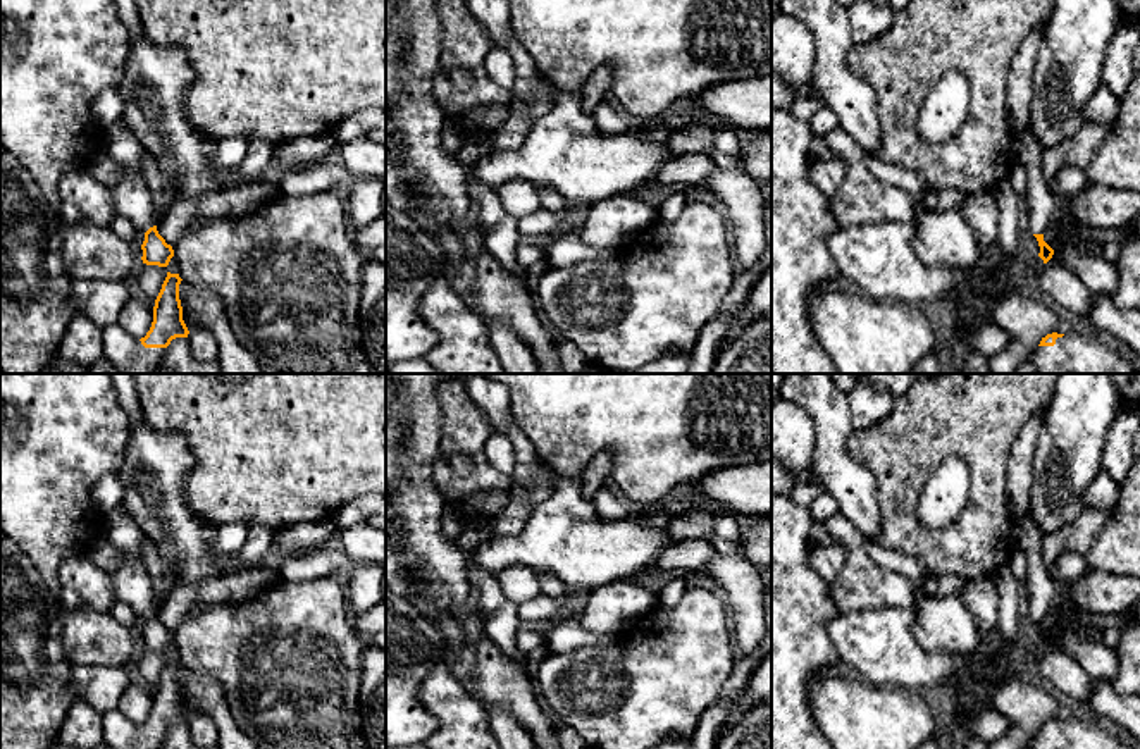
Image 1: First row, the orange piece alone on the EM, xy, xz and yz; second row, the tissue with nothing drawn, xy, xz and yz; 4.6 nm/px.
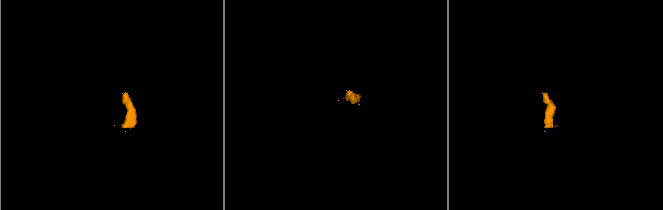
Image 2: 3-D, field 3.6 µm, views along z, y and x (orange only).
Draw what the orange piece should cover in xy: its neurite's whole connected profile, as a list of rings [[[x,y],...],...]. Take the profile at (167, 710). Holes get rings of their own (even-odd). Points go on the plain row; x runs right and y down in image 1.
[[[167,658],[155,685],[152,713],[145,723],[131,721],[119,709],[103,713],[103,742],[112,749],[162,749],[170,727],[189,720],[179,685],[181,666],[179,659]]]

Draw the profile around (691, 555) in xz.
[[[691,537],[666,548],[656,565],[647,570],[647,573],[660,575],[673,570],[684,573],[703,572],[715,554],[715,548],[706,539]]]

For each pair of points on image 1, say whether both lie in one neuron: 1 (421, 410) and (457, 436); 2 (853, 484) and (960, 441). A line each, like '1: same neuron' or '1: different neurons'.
1: different neurons
2: different neurons

